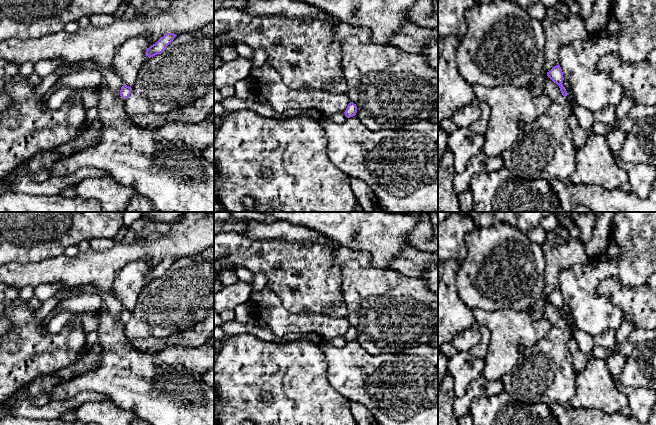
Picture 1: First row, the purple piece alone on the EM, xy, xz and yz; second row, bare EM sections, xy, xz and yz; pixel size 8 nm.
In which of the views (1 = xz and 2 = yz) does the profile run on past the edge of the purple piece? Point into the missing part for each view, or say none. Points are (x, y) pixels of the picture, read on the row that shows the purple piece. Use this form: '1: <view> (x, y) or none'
1: none
2: none

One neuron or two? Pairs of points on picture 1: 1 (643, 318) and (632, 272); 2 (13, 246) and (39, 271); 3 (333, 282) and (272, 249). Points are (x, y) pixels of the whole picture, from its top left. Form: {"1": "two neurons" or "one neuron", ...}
{"1": "two neurons", "2": "two neurons", "3": "one neuron"}

